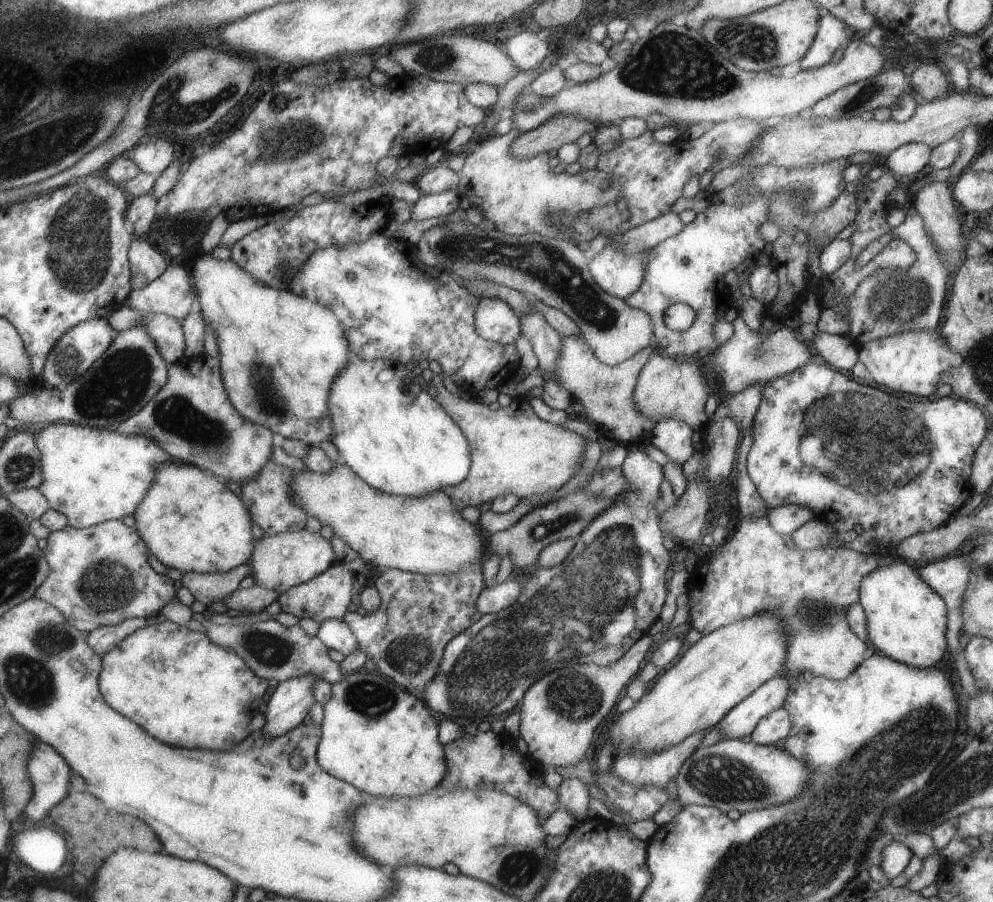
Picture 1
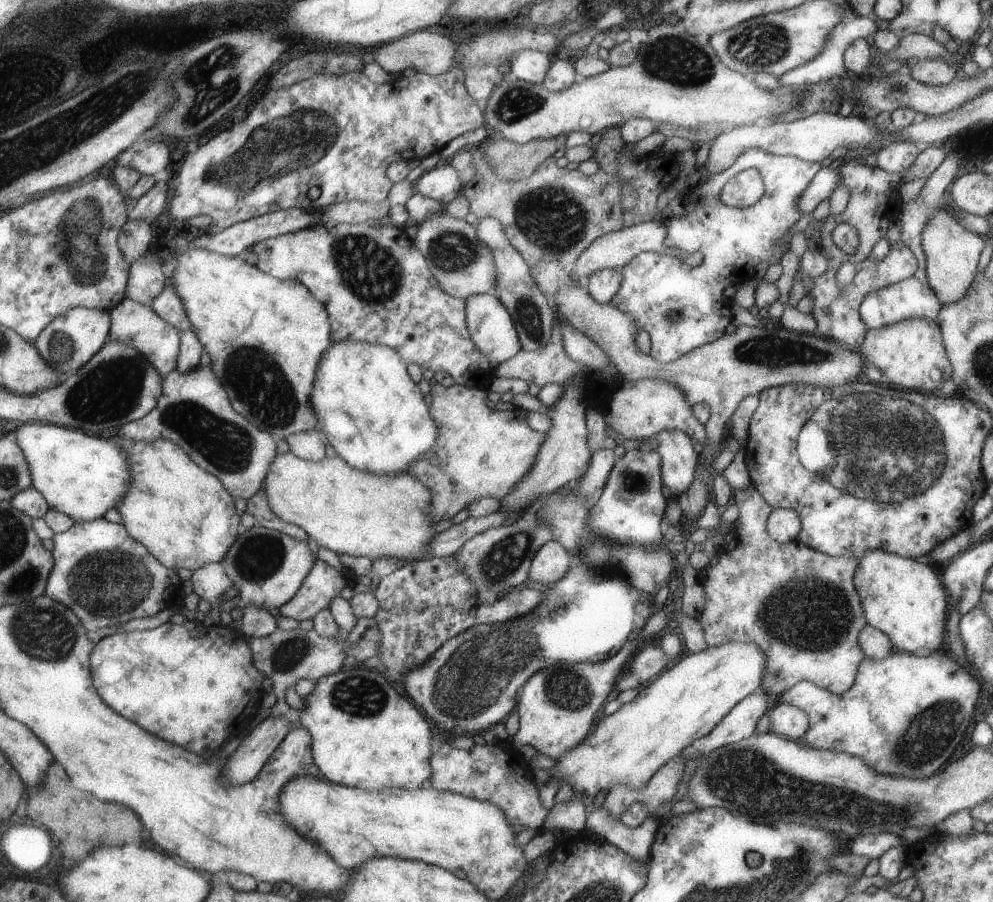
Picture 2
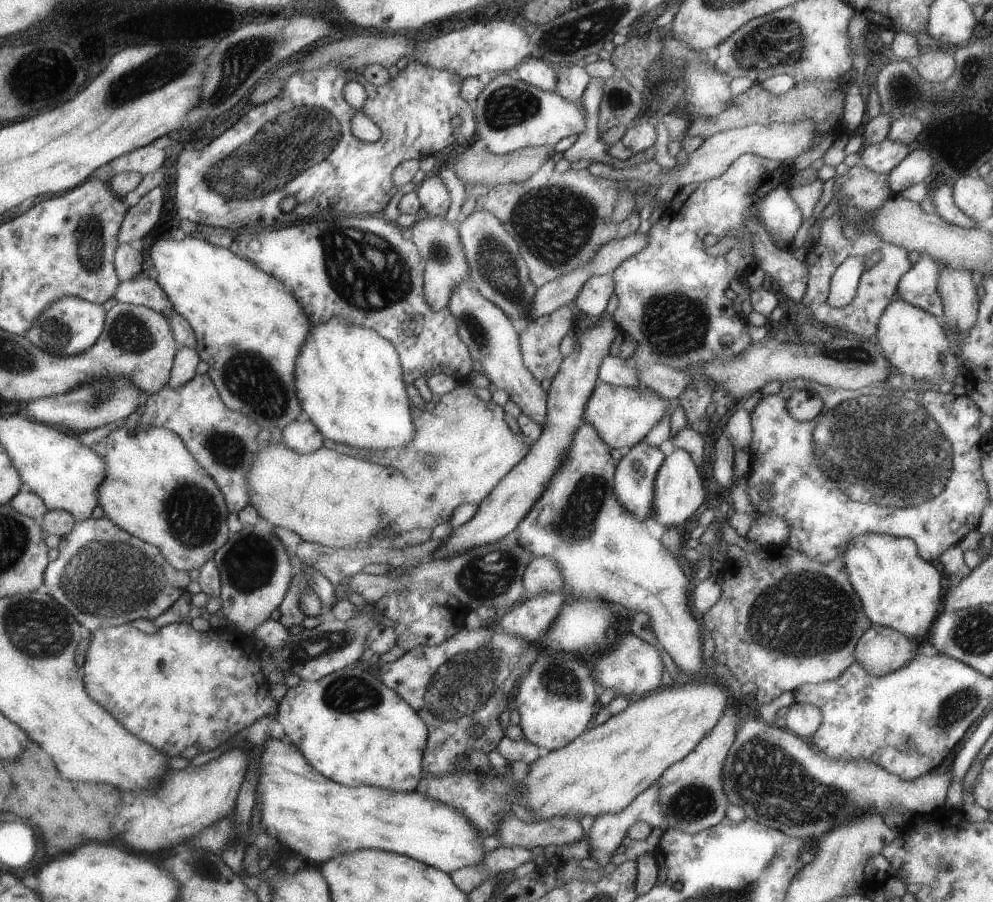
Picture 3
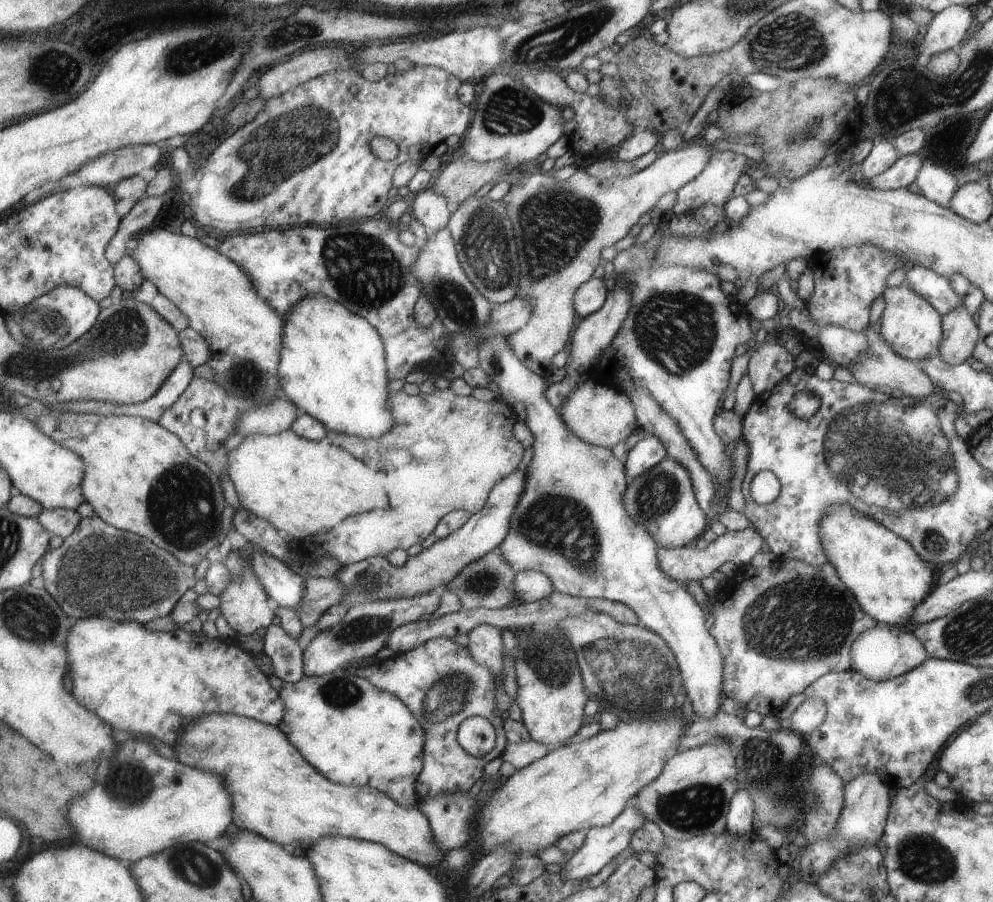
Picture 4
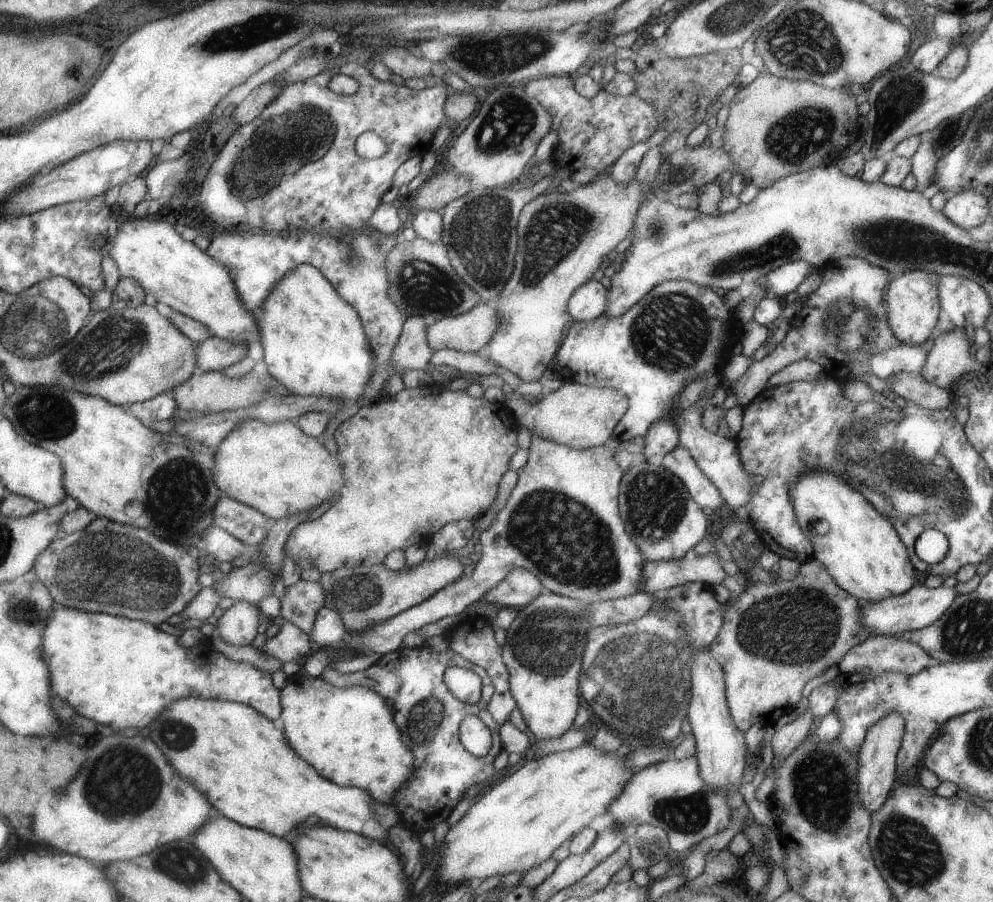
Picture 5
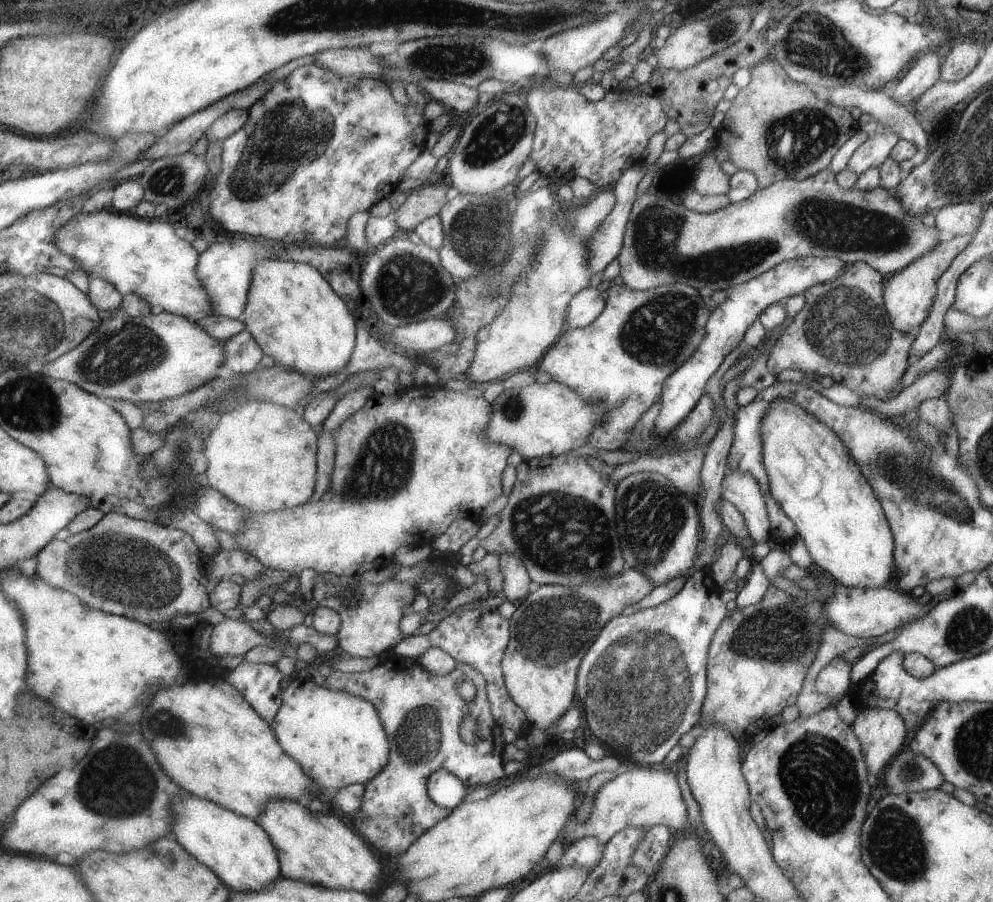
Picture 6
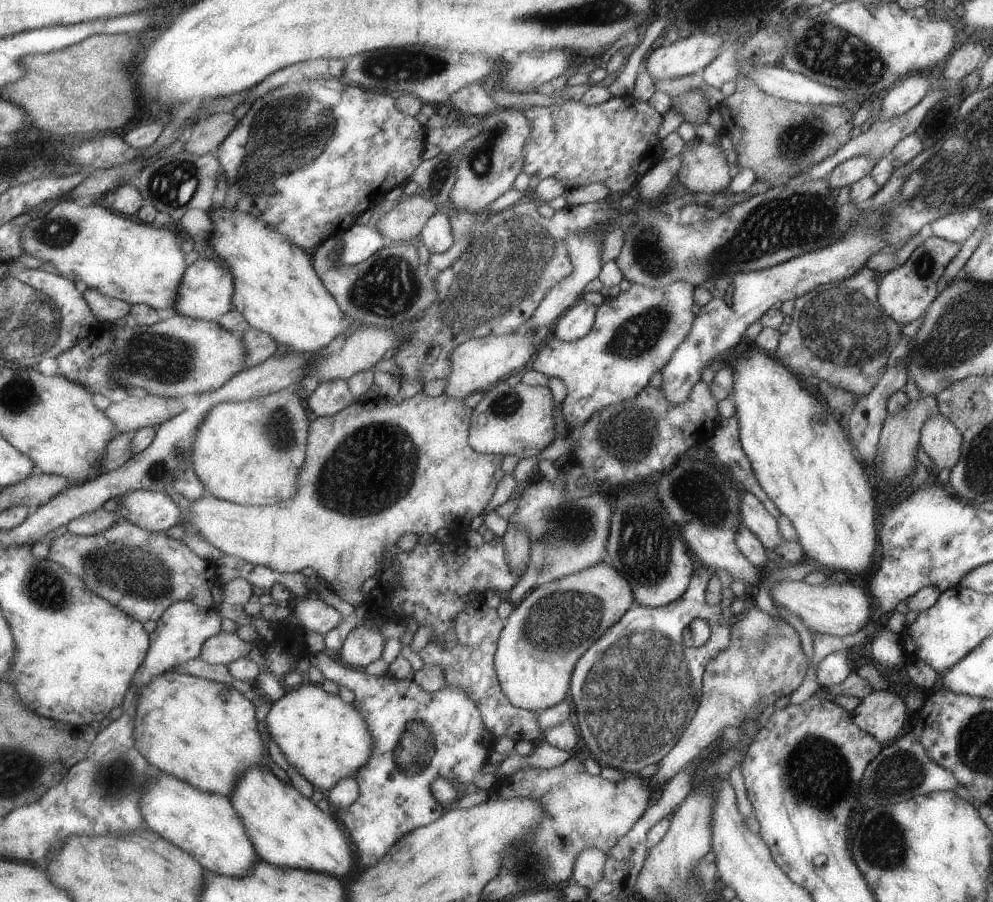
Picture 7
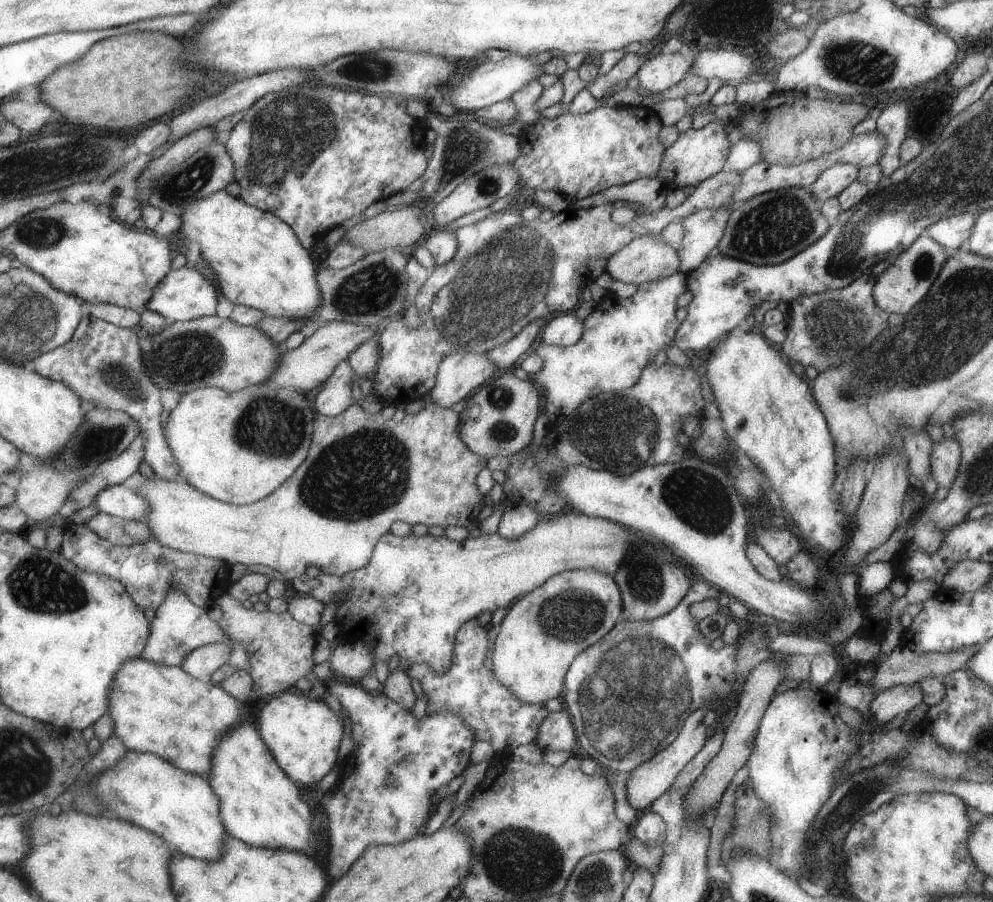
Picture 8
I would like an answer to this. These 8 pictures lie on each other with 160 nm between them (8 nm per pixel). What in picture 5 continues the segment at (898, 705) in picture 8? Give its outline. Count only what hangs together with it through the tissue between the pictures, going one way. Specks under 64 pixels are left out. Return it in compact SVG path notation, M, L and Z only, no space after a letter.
M895 713L887 714L885 718L881 718L873 726L869 726L869 730L863 738L862 746L859 748L859 754L856 756L857 778L855 778L857 800L870 814L883 806L883 802L891 792L893 782L897 782L895 760L901 743L901 736L903 736L903 718Z

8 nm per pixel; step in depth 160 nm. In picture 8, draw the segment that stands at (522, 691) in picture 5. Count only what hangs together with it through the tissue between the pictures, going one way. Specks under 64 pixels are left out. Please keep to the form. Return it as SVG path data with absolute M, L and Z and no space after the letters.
M573 569L550 576L531 592L516 599L507 609L500 622L494 640L492 671L497 680L507 687L520 701L545 703L547 699L559 698L563 689L568 666L582 650L599 642L622 614L622 596L611 576L593 569Z

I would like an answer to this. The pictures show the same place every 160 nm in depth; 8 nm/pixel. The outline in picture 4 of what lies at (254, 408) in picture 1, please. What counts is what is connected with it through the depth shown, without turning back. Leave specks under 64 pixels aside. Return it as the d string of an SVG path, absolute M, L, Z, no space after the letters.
M165 229L144 230L137 234L137 246L128 254L139 267L144 279L149 280L156 291L170 300L190 322L190 327L207 342L213 353L208 360L214 372L212 381L223 387L227 394L247 398L253 405L270 403L278 386L276 375L281 348L284 318L258 297L247 275L226 256L203 245L197 238Z

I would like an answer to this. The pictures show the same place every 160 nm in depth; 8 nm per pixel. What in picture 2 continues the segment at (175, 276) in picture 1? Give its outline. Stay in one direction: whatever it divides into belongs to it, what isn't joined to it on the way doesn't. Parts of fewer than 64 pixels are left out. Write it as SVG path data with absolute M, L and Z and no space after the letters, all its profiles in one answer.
M165 278L163 290L153 298L150 308L157 316L164 322L171 324L178 332L192 328L187 319L187 314L185 314L183 302L181 302L181 298L175 294L175 290L173 290L171 278Z

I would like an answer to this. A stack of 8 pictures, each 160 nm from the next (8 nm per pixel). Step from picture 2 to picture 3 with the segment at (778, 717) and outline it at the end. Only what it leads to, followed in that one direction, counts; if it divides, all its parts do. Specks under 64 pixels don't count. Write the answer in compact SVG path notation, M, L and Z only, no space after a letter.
M794 702L789 706L784 720L789 731L804 740L809 740L820 727L822 714L815 705Z

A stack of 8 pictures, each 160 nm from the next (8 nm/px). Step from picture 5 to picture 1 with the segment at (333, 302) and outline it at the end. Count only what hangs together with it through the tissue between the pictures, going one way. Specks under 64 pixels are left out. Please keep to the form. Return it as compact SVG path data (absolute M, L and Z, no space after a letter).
M352 357L331 381L327 397L332 433L330 441L345 463L369 486L400 497L420 497L455 486L467 476L469 445L463 433L439 403L427 394L426 381L415 370L385 359L361 360Z

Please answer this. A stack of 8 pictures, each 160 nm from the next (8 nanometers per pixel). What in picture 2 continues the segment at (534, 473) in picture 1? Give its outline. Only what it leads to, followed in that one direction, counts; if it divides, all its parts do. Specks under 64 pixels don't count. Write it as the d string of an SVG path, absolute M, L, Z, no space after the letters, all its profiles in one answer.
M432 383L429 414L439 430L433 445L436 463L431 464L428 458L423 460L419 458L409 466L409 473L431 492L431 504L427 506L427 516L435 523L452 519L459 511L467 508L469 502L475 502L477 498L501 500L527 474L527 470L531 470L535 456L539 454L539 446L543 444L545 434L529 428L526 423L526 411L516 407L508 411L487 408L486 393L484 389L473 386L461 387L453 383L449 388L444 388L440 384Z

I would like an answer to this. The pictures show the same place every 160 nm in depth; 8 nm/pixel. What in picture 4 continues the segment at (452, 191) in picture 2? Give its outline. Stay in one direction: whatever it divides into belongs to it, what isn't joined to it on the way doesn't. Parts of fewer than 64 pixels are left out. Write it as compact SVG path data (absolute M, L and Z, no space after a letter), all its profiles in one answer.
M430 186L417 194L411 210L415 220L423 226L428 234L436 233L445 227L450 215L446 200L433 191Z

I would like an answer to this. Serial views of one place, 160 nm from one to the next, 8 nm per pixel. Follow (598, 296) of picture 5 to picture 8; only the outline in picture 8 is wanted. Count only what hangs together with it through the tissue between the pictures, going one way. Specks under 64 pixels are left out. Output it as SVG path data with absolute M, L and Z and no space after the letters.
M560 313L543 326L539 341L547 345L566 347L580 340L582 330L583 321L573 313Z

